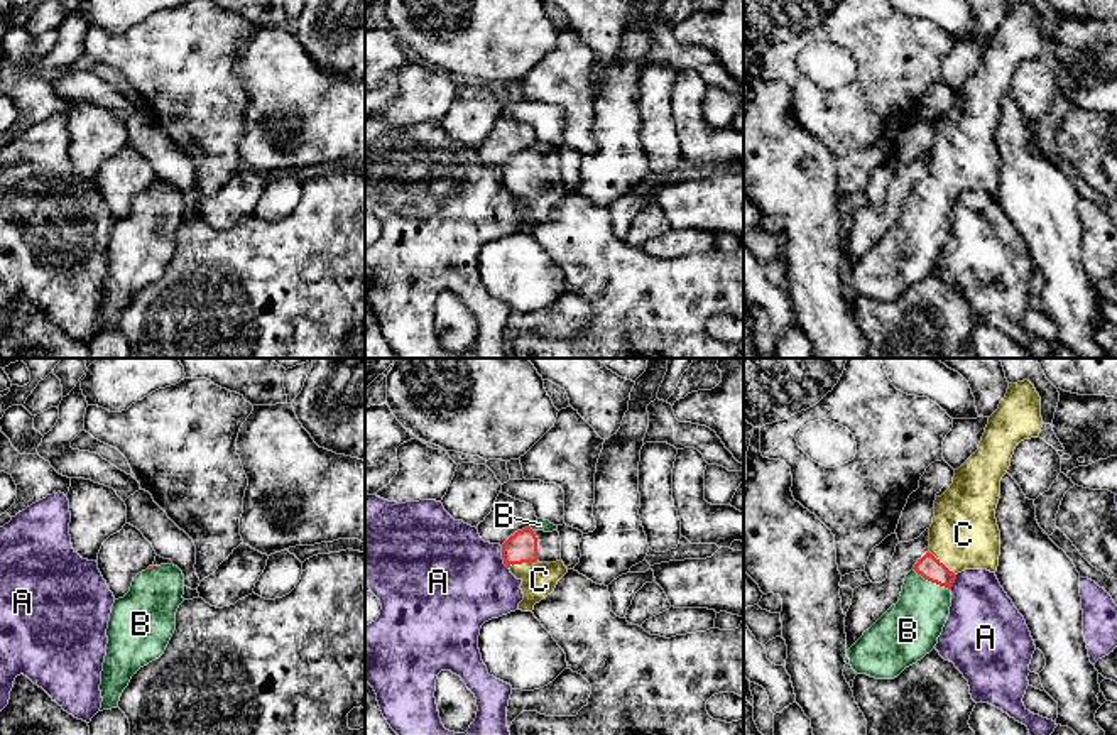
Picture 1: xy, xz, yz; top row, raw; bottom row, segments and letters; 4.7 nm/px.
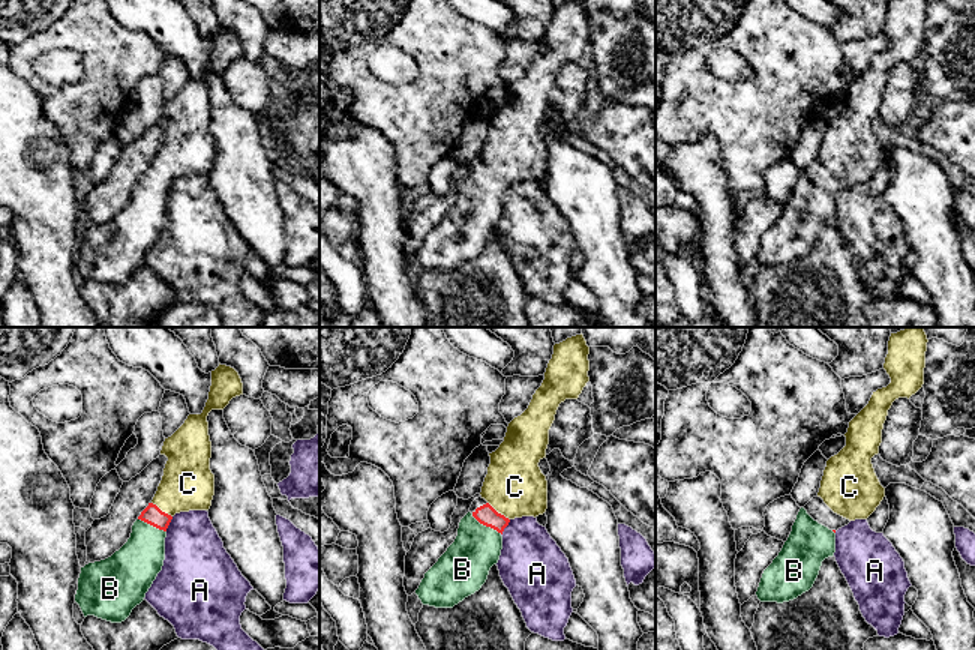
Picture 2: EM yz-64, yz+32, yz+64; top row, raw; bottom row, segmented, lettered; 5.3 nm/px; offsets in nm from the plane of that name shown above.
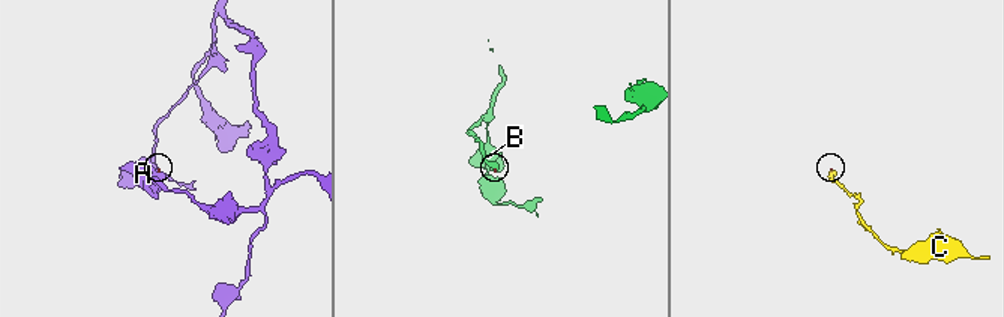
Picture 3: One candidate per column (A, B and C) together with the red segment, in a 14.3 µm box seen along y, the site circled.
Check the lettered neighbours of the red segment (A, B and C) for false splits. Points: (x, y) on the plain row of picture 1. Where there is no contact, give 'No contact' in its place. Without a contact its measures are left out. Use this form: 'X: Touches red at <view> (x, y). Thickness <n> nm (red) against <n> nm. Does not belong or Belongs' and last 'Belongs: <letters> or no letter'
A: Touches red at xz (502, 179). Thickness 140 nm (red) against 480 nm. Does not belong
B: Touches red at yz (931, 203). Thickness 110 nm (red) against 280 nm. Belongs
C: Touches red at xz (521, 185). Thickness 140 nm (red) against 160 nm. Belongs
Belongs: B, C

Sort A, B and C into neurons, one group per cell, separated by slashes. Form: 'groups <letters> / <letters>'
groups A / B C

